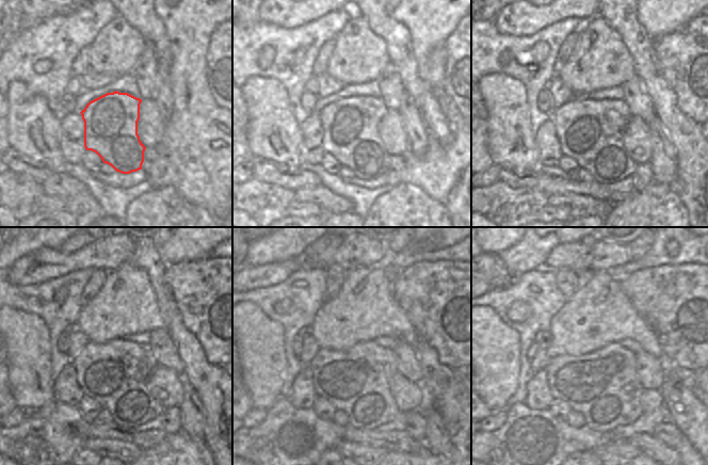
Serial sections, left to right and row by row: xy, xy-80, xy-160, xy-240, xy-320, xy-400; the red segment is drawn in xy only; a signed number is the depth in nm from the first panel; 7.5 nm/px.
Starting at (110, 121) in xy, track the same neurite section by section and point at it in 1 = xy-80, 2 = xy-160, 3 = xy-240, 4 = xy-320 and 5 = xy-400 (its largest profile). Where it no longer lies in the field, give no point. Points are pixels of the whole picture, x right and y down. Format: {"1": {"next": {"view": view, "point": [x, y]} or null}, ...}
{"1": {"next": {"view": "xy-80", "point": [350, 126]}}, "2": {"next": {"view": "xy-160", "point": [591, 131]}}, "3": {"next": {"view": "xy-240", "point": [114, 374]}}, "4": {"next": {"view": "xy-320", "point": [357, 381]}}, "5": {"next": {"view": "xy-400", "point": [602, 386]}}}

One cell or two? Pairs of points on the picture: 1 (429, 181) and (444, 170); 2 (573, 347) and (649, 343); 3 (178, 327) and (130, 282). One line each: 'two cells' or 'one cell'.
1: one cell
2: one cell
3: two cells

